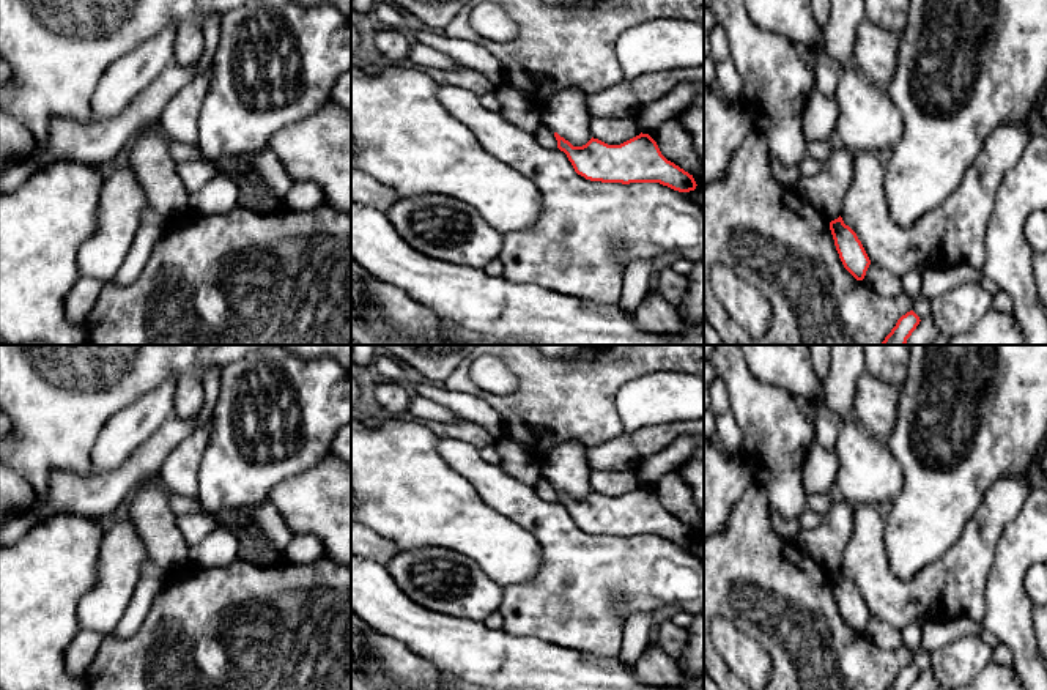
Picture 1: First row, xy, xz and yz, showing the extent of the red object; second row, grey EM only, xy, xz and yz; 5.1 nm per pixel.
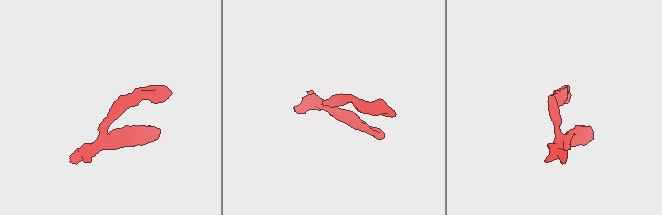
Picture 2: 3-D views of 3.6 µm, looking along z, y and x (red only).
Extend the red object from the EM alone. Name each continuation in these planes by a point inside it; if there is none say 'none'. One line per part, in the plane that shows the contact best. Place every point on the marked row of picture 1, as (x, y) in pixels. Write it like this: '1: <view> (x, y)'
none

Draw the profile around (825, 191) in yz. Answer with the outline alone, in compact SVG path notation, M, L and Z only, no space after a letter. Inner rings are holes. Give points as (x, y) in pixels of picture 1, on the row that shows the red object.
M834 143L822 164L822 170L803 176L794 192L831 222L841 216L844 194L853 175L853 154Z

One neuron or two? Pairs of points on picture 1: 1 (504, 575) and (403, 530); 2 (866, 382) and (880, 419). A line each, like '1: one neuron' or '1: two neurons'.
1: one neuron
2: one neuron

